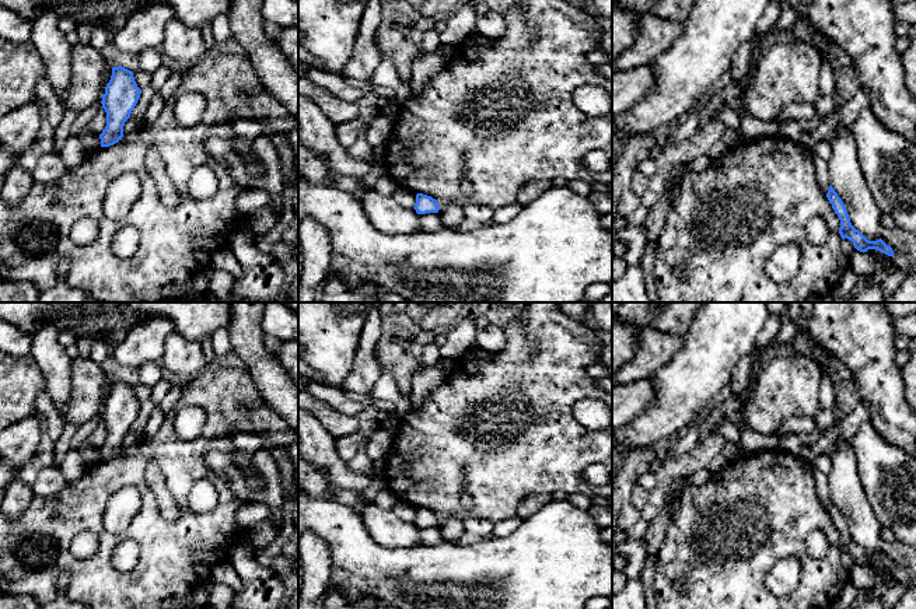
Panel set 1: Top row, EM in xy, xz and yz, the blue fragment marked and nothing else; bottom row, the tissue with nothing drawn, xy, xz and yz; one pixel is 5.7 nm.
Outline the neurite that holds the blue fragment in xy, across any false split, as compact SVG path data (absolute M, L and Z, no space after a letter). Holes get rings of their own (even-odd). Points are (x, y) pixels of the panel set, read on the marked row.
M118 66L102 95L102 108L106 112L106 126L99 134L101 147L109 147L122 140L125 122L130 118L141 90L137 87L133 71Z

